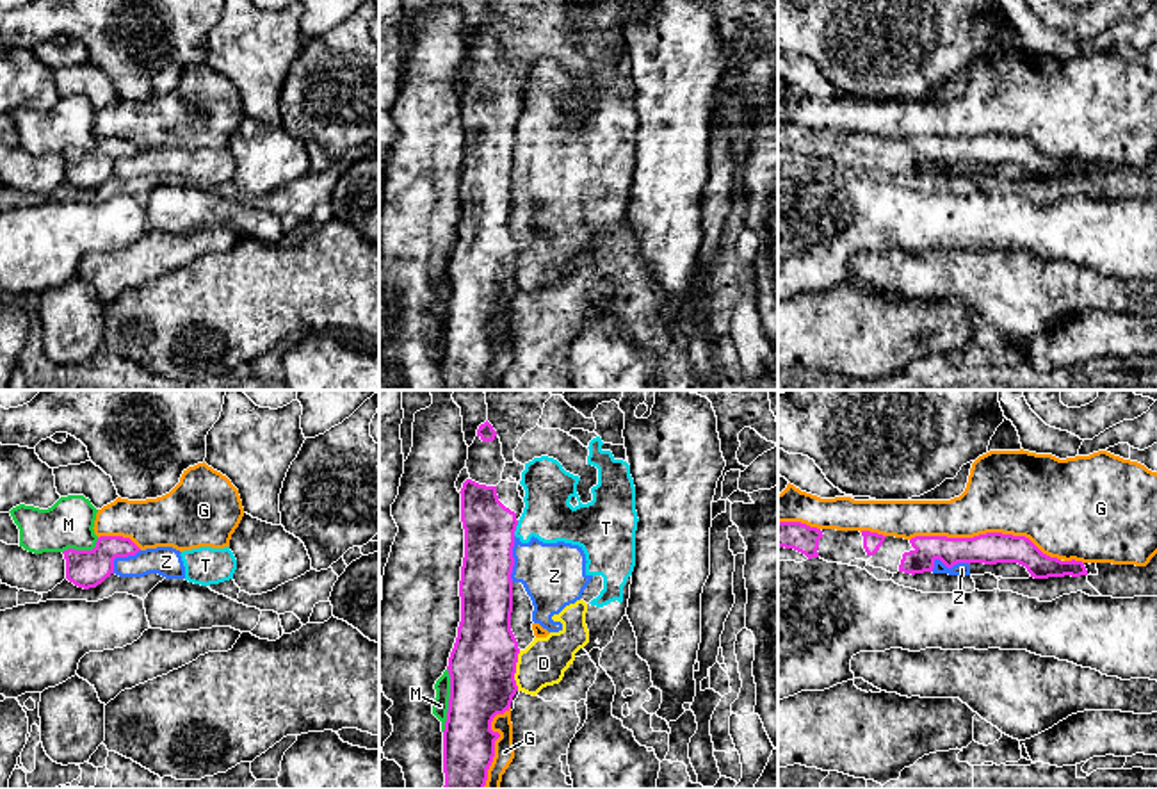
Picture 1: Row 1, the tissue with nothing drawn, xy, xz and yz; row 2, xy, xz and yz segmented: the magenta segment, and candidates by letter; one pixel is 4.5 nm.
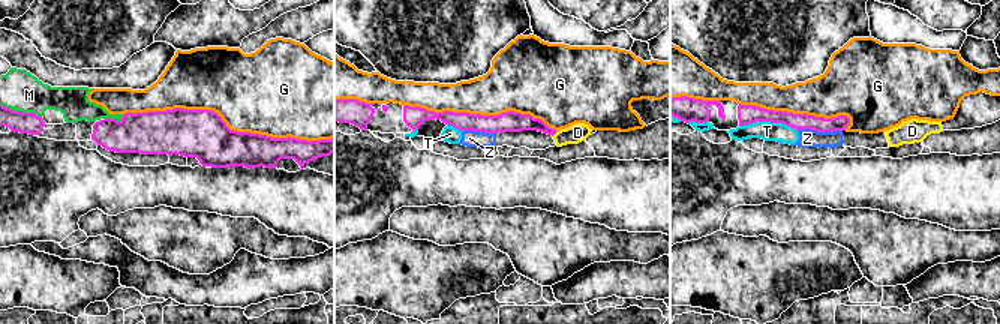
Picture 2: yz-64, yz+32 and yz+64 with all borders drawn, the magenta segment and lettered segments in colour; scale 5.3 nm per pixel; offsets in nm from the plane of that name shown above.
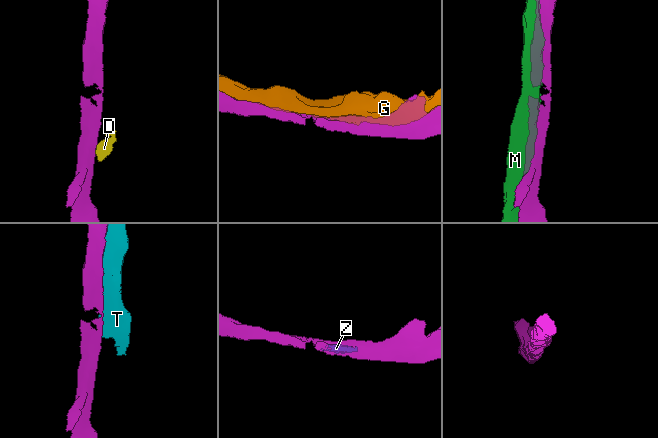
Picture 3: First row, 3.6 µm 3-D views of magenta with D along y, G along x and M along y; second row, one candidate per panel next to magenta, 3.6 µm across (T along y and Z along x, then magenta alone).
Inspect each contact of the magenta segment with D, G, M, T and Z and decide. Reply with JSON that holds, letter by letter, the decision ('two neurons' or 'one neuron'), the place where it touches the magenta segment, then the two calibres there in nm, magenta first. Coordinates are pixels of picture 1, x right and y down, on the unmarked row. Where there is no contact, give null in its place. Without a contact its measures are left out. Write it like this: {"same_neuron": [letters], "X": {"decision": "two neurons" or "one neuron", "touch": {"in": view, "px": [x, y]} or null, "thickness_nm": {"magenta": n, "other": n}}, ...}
{"same_neuron": [], "D": {"decision": "two neurons", "touch": {"in": "xz", "px": [515, 271]}, "thickness_nm": {"magenta": 300, "other": 200}}, "G": {"decision": "two neurons", "touch": {"in": "yz", "px": [985, 136]}, "thickness_nm": {"magenta": 140, "other": 380}}, "M": {"decision": "two neurons", "touch": {"in": "xz", "px": [449, 301]}, "thickness_nm": {"magenta": 300, "other": 80}}, "T": {"decision": "two neurons", "touch": {"in": "xz", "px": [515, 129]}, "thickness_nm": {"magenta": 220, "other": 220}}, "Z": {"decision": "two neurons", "touch": {"in": "yz", "px": [947, 168]}, "thickness_nm": {"magenta": 140, "other": 60}}}

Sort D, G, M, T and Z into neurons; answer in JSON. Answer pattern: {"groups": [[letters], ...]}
{"groups": [["D", "T", "Z"], ["G"], ["M"]]}

